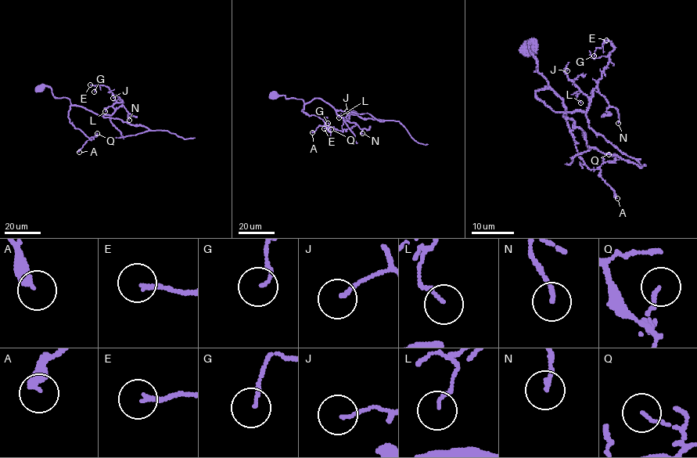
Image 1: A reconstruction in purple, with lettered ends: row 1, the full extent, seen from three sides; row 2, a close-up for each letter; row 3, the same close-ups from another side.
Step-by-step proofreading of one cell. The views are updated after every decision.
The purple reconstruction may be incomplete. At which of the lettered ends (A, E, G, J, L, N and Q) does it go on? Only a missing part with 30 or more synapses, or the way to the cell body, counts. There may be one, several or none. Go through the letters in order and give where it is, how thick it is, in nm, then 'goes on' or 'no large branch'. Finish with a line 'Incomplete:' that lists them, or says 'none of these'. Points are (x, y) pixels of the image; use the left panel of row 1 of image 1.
A: (79, 152) | 320 nm | no large branch
E: (90, 84) | 160 nm | no large branch
G: (94, 91) | 110 nm | no large branch
J: (113, 98) | 110 nm | no large branch
L: (105, 111) | 120 nm | no large branch
N: (129, 120) | 150 nm | no large branch
Q: (97, 133) | 130 nm | no large branch
Incomplete: none of these

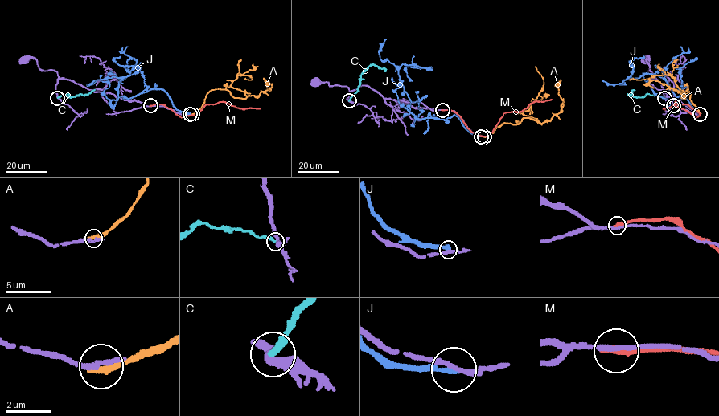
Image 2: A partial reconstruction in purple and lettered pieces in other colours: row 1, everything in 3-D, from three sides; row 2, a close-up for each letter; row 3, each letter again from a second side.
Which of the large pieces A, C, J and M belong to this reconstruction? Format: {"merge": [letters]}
{"merge": []}

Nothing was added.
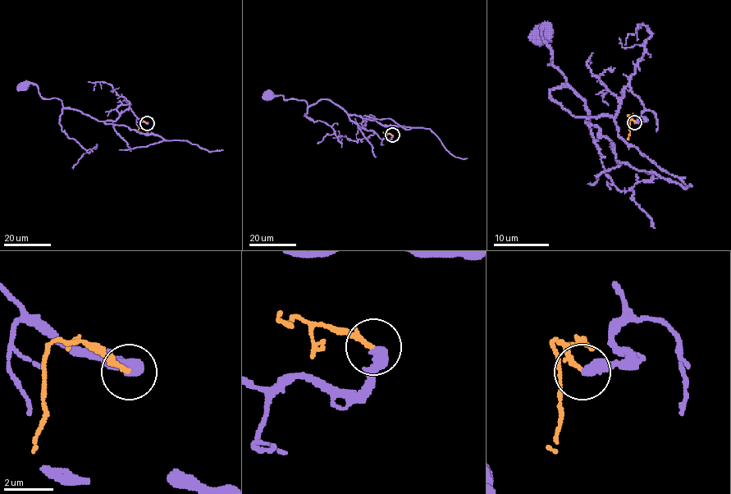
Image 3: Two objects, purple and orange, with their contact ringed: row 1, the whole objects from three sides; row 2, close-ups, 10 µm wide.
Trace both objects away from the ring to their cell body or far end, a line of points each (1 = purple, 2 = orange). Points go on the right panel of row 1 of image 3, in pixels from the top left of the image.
1: (634, 121), (644, 103), (627, 85), (614, 116), (576, 117), (551, 98), (565, 77), (539, 34)
2: (634, 121), (628, 115), (630, 135), (627, 139)

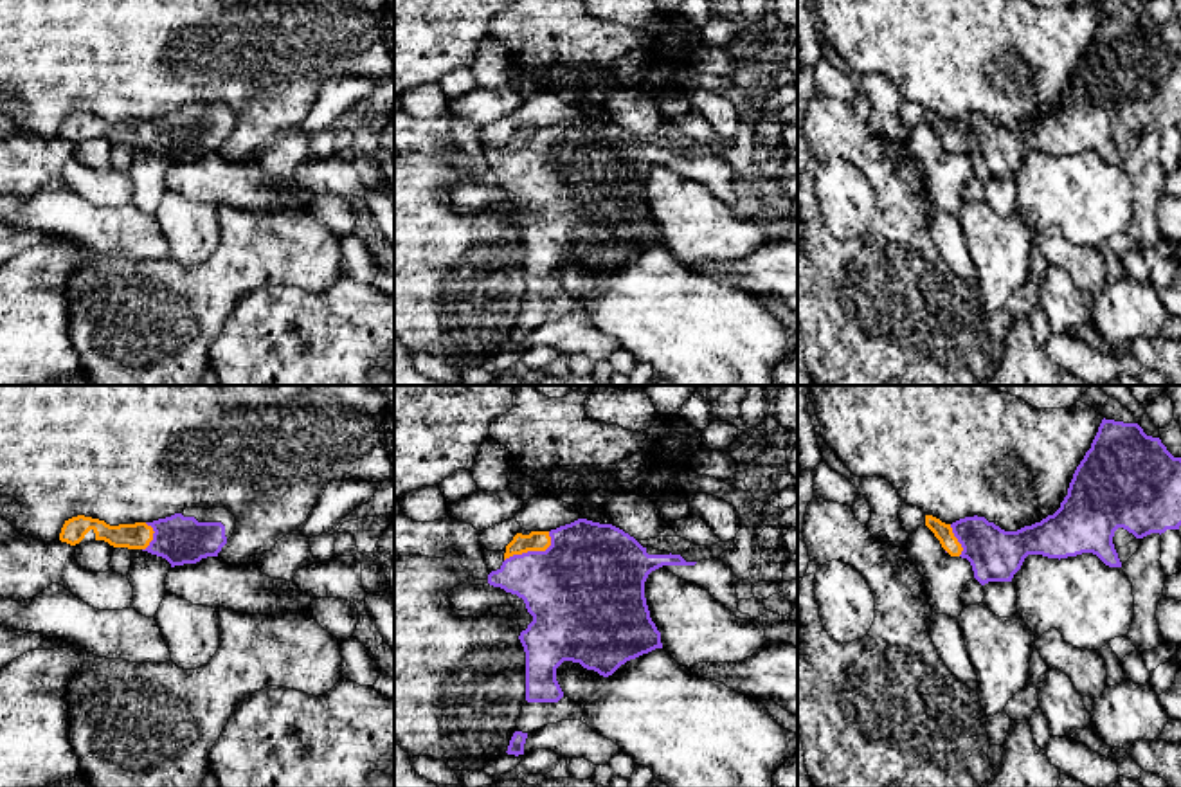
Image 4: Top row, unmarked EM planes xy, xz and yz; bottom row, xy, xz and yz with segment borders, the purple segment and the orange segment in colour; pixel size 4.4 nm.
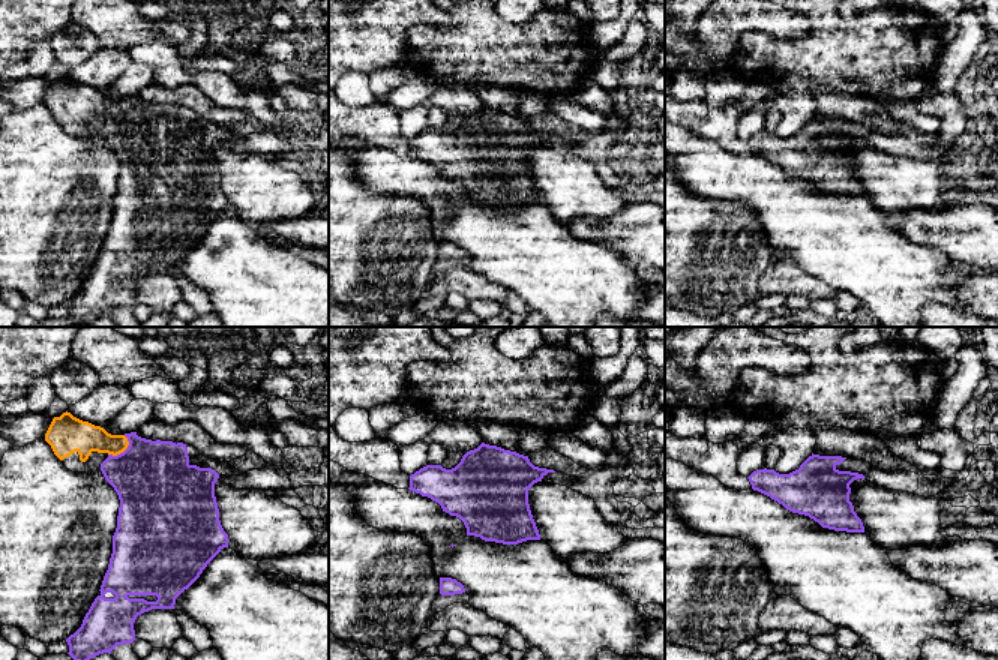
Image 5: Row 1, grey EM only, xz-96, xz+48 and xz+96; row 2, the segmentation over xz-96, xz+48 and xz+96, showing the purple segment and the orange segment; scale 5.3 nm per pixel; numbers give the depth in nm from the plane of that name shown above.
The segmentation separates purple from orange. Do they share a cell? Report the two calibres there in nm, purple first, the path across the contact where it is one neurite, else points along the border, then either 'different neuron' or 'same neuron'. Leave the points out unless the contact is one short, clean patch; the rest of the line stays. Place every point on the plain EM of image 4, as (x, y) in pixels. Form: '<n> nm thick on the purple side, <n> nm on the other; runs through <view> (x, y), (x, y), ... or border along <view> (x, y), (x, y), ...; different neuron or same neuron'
440 nm thick on the purple side, 100 nm on the other; runs through xz (575, 186), (533, 148), (537, 137); same neuron

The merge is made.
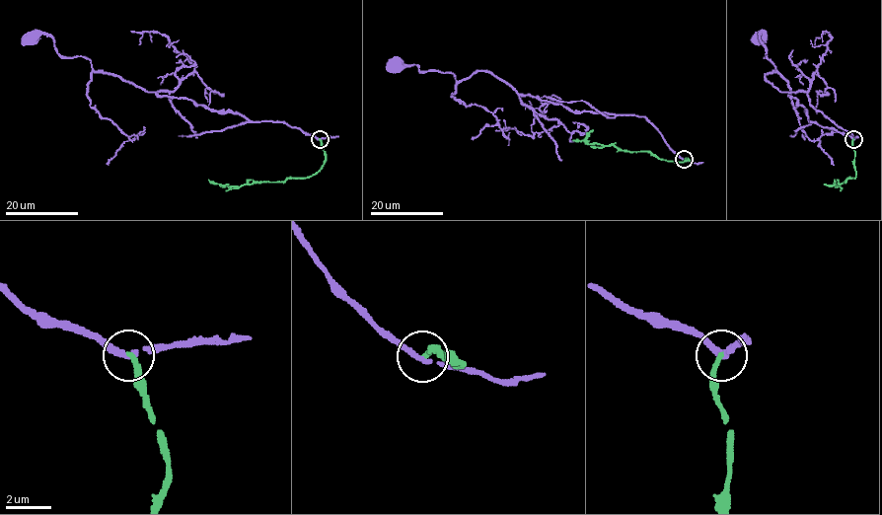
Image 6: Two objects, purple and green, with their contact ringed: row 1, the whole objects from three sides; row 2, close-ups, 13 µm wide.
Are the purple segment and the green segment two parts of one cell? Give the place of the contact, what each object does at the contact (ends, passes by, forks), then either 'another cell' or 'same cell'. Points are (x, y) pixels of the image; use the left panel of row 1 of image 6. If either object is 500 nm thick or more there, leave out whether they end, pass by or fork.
place (320, 139); purple passes by; green ends; another cell

